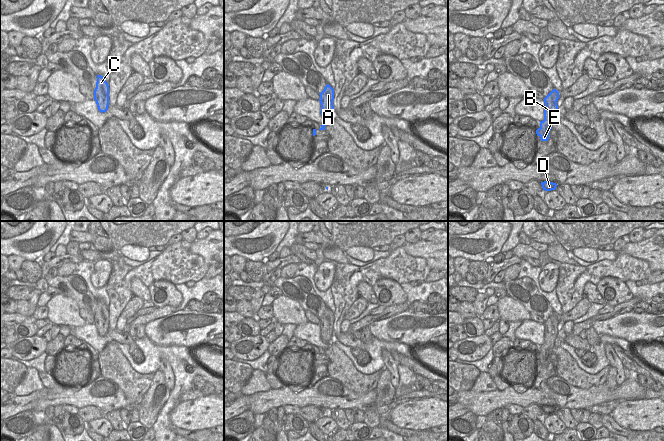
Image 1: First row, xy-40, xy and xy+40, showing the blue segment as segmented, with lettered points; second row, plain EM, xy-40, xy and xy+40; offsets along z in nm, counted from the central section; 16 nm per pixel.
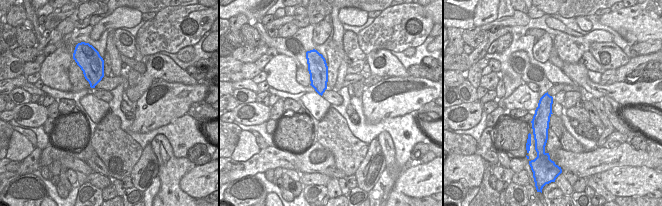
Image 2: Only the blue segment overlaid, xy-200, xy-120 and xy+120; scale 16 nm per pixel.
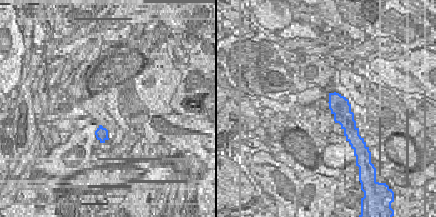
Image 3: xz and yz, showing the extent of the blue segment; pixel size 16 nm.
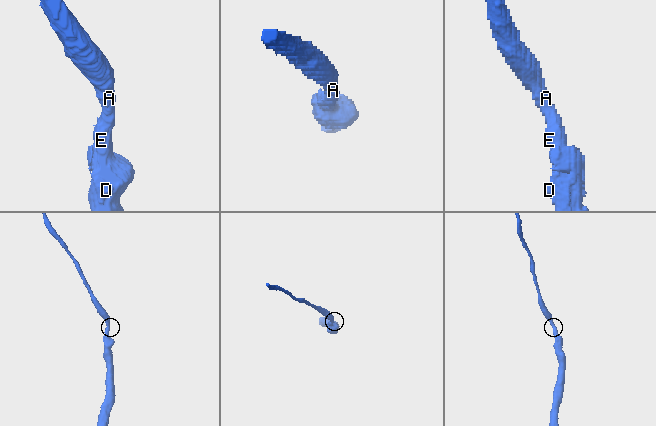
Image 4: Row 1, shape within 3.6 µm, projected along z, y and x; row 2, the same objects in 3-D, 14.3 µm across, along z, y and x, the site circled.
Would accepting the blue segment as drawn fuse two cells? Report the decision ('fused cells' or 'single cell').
single cell

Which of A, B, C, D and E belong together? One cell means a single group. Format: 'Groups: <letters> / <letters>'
Groups: A B C D E.

